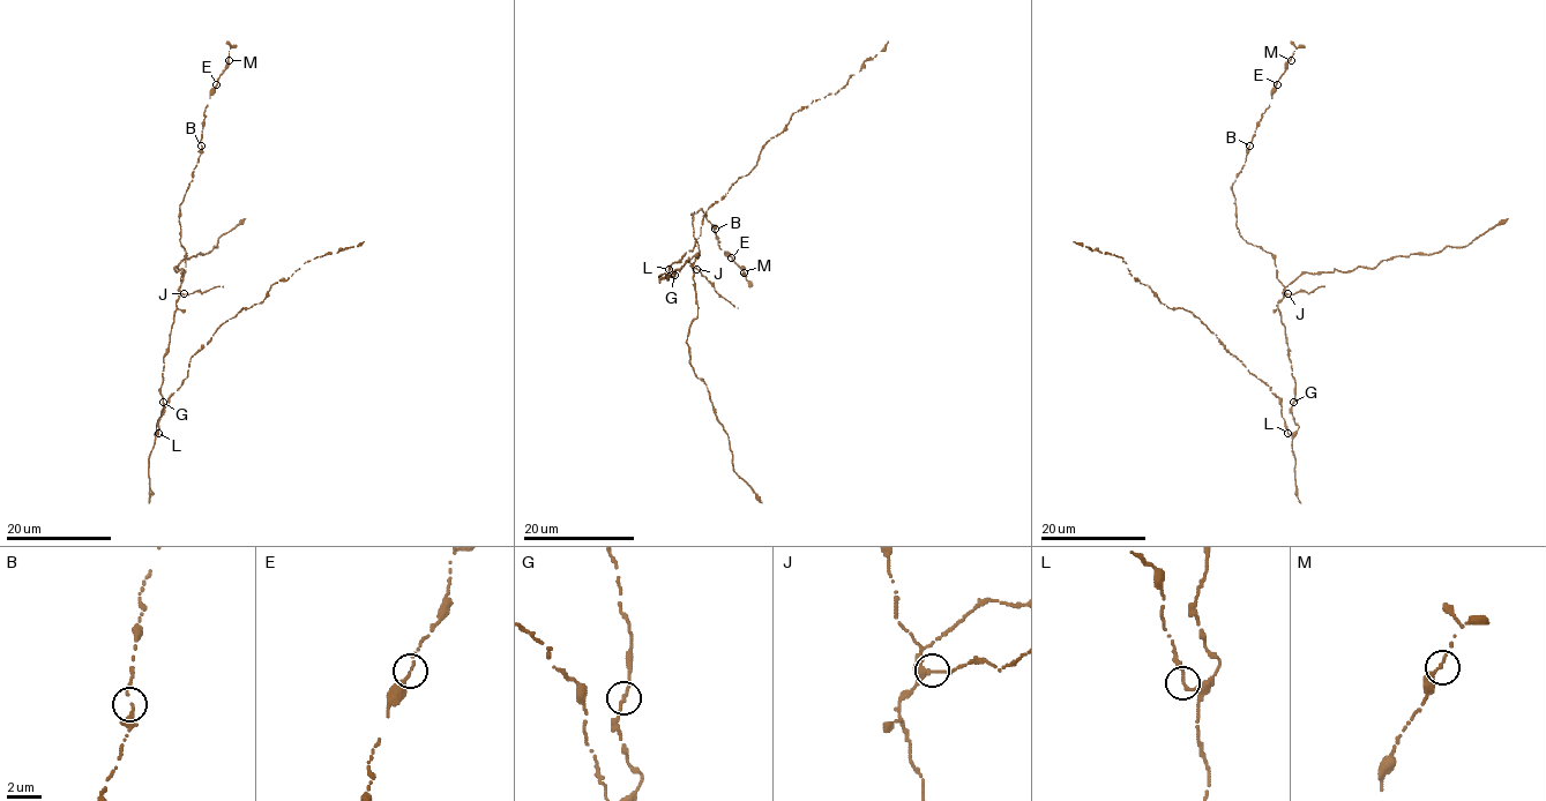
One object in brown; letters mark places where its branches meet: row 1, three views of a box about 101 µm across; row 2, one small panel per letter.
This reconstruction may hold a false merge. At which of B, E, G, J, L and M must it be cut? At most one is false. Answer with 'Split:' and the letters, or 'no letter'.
Split: no letter

